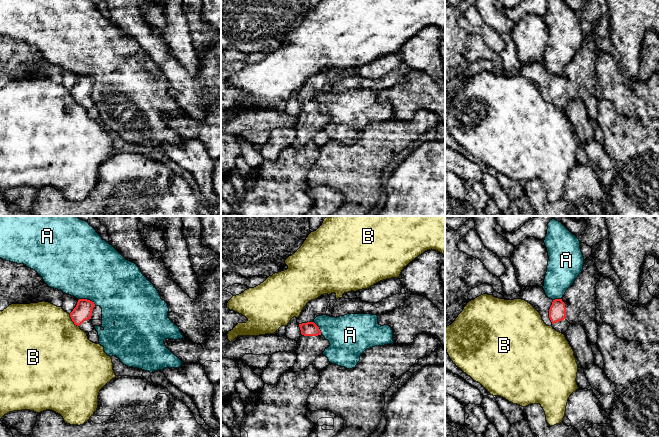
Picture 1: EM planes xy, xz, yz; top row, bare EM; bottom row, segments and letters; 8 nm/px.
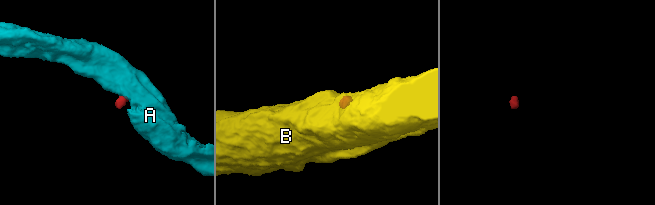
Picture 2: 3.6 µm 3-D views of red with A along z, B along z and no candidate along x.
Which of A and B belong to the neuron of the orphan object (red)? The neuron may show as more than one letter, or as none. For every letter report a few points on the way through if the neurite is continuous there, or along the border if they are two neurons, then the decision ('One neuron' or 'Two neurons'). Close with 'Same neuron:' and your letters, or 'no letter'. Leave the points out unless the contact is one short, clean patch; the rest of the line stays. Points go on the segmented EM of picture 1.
A: Boundary: xy (78, 299), (89, 299), (95, 305). Two neurons
B: Boundary: xy (69, 314), (72, 321), (78, 326). Two neurons
Same neuron: no letter

